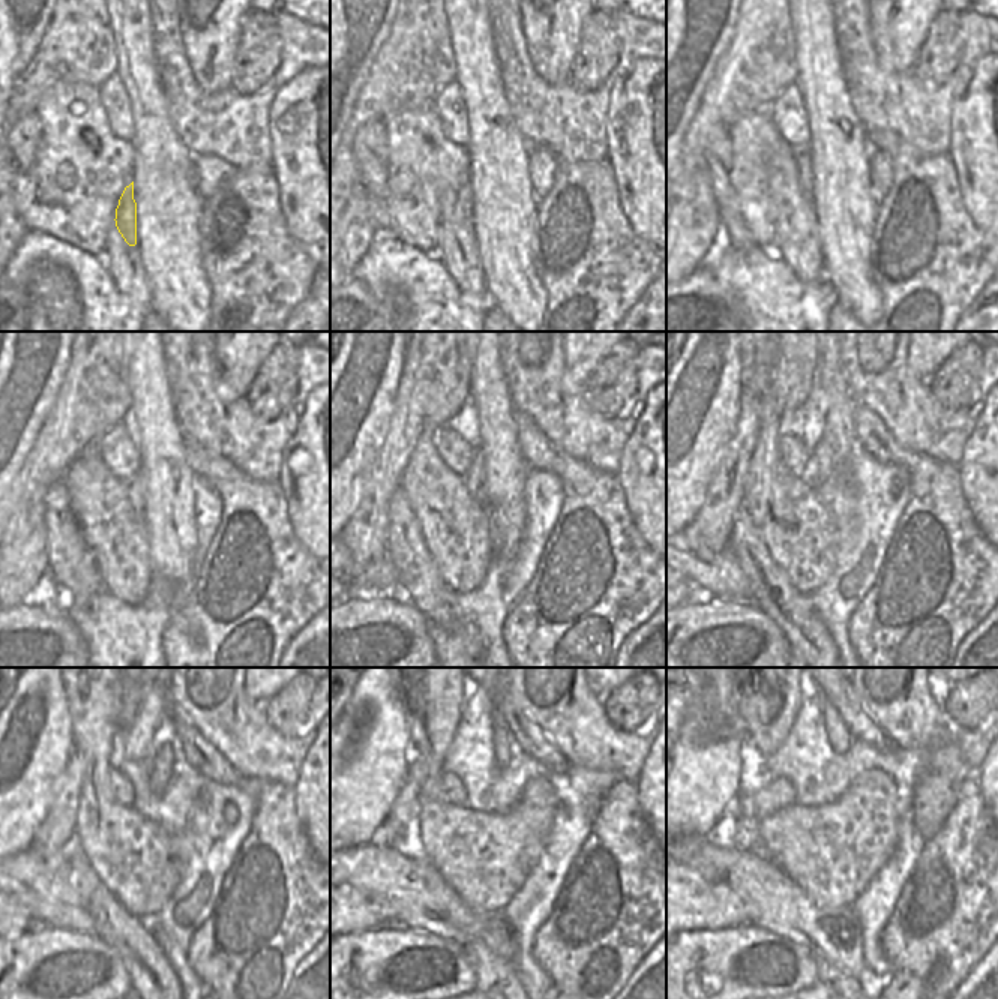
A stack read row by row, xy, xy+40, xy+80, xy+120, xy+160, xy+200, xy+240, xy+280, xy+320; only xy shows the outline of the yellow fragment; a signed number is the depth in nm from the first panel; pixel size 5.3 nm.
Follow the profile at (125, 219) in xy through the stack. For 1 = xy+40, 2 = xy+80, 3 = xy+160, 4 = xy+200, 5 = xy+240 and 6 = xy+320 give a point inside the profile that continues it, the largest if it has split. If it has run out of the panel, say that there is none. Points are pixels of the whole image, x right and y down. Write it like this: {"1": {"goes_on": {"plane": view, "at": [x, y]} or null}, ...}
{"1": {"goes_on": {"plane": "xy+40", "at": [465, 191]}}, "2": {"goes_on": {"plane": "xy+80", "at": [802, 155]}}, "3": {"goes_on": {"plane": "xy+160", "at": [474, 476]}}, "4": {"goes_on": {"plane": "xy+200", "at": [817, 468]}}, "5": {"goes_on": {"plane": "xy+240", "at": [161, 773]}}, "6": {"goes_on": {"plane": "xy+320", "at": [839, 737]}}}

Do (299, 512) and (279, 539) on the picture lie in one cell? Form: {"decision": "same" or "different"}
{"decision": "different"}

